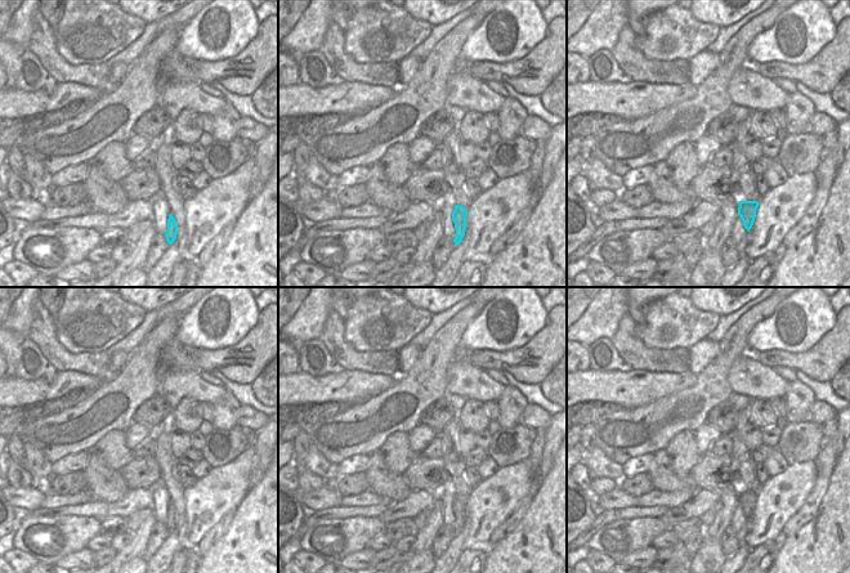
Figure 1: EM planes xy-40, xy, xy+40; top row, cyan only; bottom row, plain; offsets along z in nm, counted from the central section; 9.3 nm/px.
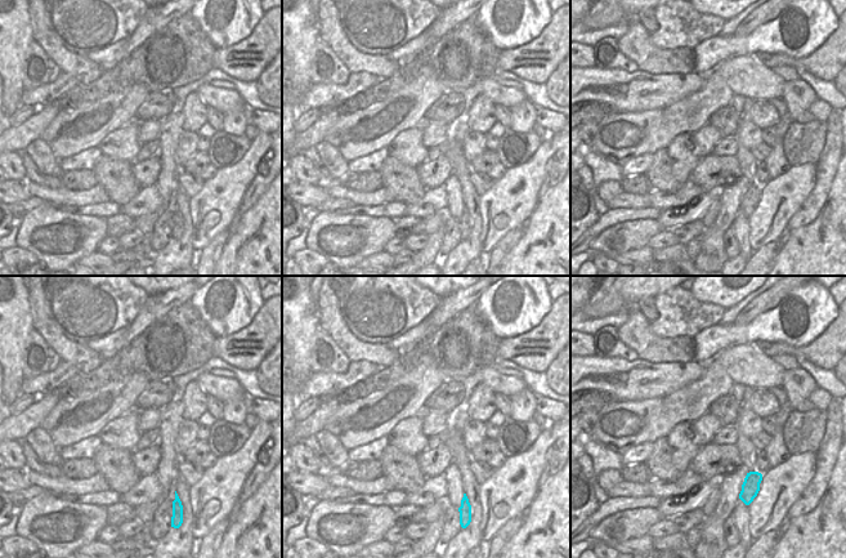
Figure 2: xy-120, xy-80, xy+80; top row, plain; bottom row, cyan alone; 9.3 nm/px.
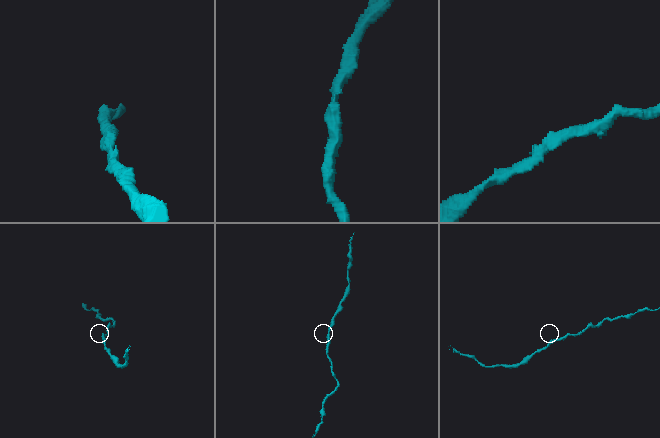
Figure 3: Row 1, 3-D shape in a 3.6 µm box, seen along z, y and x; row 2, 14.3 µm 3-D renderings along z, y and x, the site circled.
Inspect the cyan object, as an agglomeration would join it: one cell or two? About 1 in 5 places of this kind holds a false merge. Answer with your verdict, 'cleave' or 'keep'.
keep

